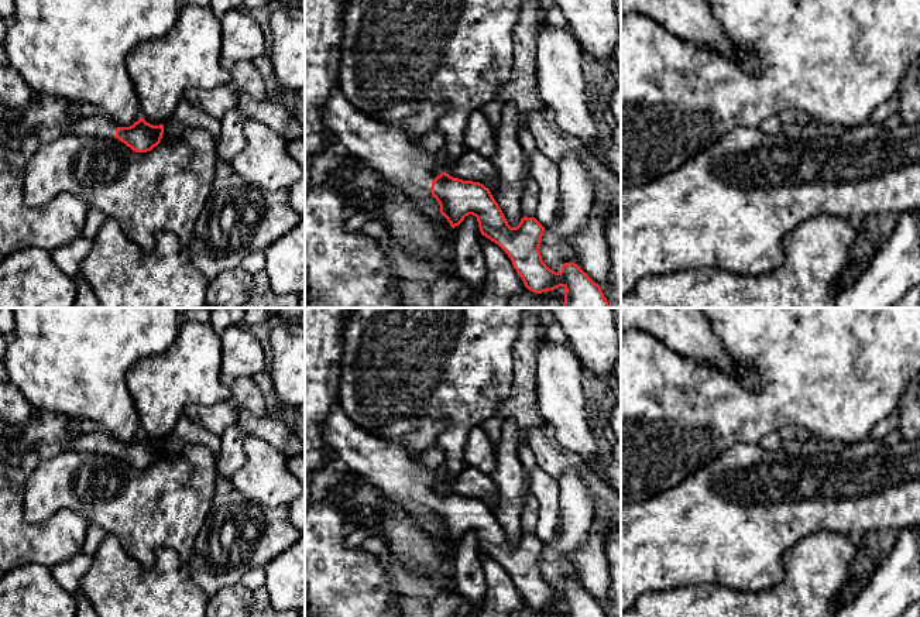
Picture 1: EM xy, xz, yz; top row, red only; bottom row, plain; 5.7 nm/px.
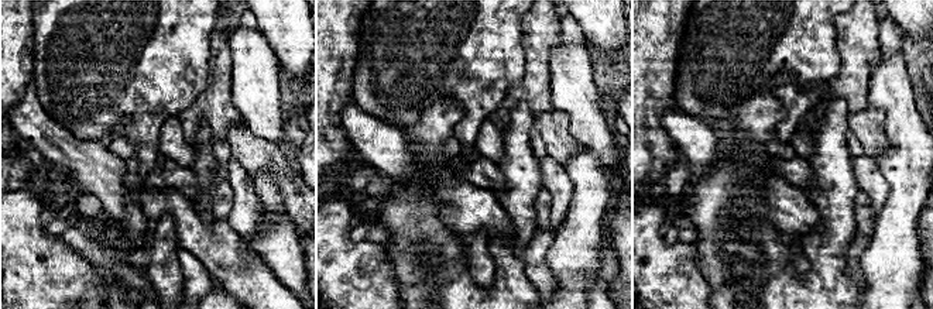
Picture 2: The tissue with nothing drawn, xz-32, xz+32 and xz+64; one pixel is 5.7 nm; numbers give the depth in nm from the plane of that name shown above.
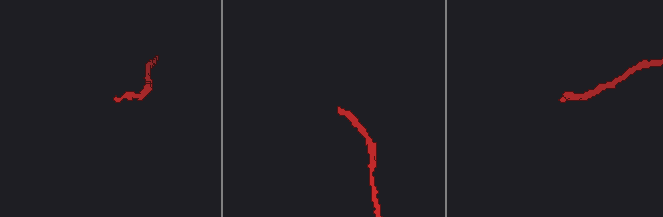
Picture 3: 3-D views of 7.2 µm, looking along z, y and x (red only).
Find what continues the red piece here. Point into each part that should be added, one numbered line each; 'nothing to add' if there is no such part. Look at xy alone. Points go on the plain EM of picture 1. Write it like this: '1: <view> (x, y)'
1: xy (96, 442)

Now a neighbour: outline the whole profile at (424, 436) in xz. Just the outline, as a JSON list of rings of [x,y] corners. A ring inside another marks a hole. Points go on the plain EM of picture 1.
[[[423,418],[415,425],[415,431],[405,436],[399,445],[409,457],[418,463],[419,455],[436,446],[436,438],[443,431],[444,422]]]

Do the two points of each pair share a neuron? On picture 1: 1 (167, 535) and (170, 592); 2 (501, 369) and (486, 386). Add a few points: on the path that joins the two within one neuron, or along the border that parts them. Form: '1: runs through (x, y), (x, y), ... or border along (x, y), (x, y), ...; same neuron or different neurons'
1: border along (137, 562), (148, 569), (161, 548), (185, 562); different neurons
2: runs through (497, 373), (488, 381); same neuron

